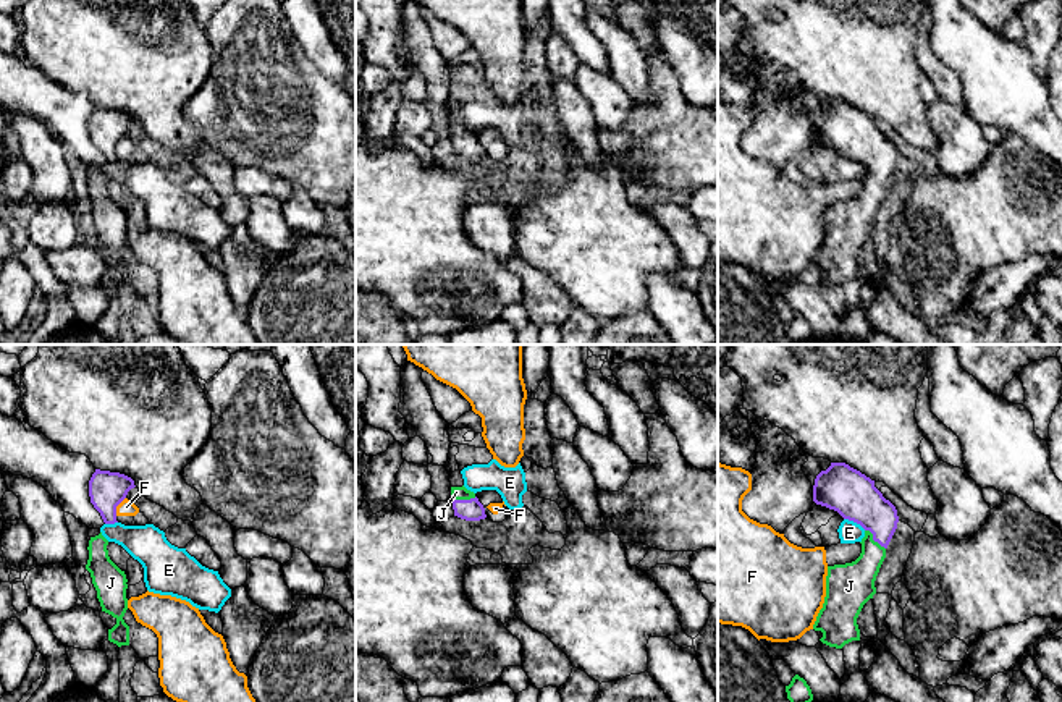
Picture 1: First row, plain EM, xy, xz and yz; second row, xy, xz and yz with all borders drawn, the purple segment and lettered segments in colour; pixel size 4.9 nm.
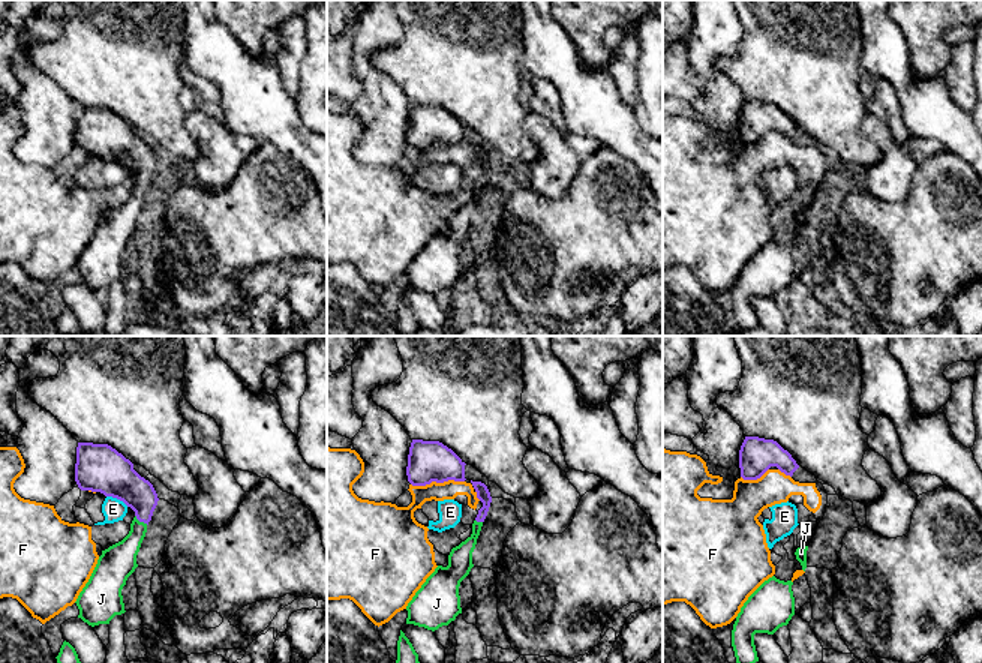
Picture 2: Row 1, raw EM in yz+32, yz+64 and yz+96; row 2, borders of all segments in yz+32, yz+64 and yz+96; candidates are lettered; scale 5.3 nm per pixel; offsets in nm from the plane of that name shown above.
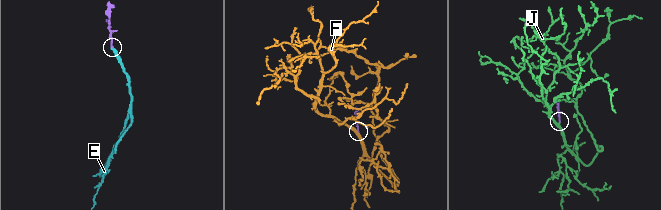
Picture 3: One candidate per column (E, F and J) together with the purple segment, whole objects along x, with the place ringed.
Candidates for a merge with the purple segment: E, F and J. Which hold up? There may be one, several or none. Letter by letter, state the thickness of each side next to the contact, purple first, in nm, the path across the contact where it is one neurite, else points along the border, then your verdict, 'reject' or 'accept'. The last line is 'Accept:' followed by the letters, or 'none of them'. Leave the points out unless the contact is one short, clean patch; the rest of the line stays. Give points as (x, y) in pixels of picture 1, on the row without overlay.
E: 240 nm thick on the purple side, 110 nm on the other; border along yz (844, 156), (859, 160), (865, 167); reject
F: 180 nm thick on the purple side, 80 nm on the other; border along xy (125, 135), (117, 144), (115, 152); reject
J: 220 nm thick on the purple side, 220 nm on the other; runs through yz (854, 133), (873, 152), (873, 177), (873, 193), (852, 222); accept
Accept: J

